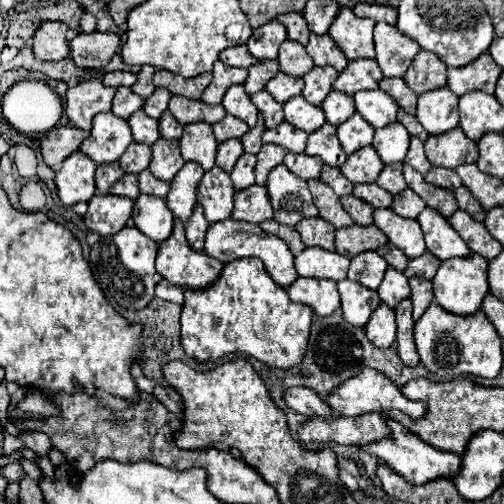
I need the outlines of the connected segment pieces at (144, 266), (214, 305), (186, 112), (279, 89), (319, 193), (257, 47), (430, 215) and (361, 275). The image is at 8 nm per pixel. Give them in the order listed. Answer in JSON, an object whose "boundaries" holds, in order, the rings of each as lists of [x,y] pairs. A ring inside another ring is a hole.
{"boundaries":[[[[124,227],[112,237],[102,237],[90,251],[90,265],[104,293],[124,309],[144,309],[154,299],[154,259],[158,243],[146,237],[136,227]]],[[[236,259],[222,269],[216,285],[208,289],[184,289],[182,347],[198,359],[216,363],[230,353],[246,353],[270,367],[290,369],[304,359],[312,309],[292,303],[286,289],[276,285],[260,259]]],[[[172,97],[168,109],[182,125],[198,123],[198,121],[206,121],[206,123],[214,125],[220,119],[224,119],[224,115],[226,115],[226,109],[222,105],[208,105],[208,103],[192,101],[192,99],[184,99],[184,97]]],[[[278,73],[274,79],[268,81],[266,85],[266,91],[278,99],[278,103],[286,103],[288,99],[300,95],[304,89],[304,81],[298,79],[298,77],[290,77],[286,73]]],[[[316,179],[316,181],[308,181],[308,187],[310,187],[310,193],[312,193],[314,205],[318,207],[318,213],[320,213],[320,217],[324,221],[332,223],[336,229],[348,227],[348,225],[354,223],[350,219],[350,215],[344,211],[344,207],[340,205],[338,195],[332,193],[326,183],[322,183],[320,179]]],[[[272,21],[266,23],[258,29],[254,29],[248,45],[248,51],[256,57],[256,59],[276,59],[278,57],[278,47],[280,43],[286,39],[286,27],[280,21]]],[[[426,207],[418,215],[418,223],[420,223],[422,231],[424,231],[426,249],[434,257],[438,257],[440,261],[446,261],[446,259],[452,259],[452,257],[466,257],[466,255],[470,255],[470,249],[462,241],[462,237],[434,209]]],[[[364,251],[352,259],[348,279],[358,281],[368,289],[378,289],[386,269],[388,269],[386,261],[376,251]]]]}

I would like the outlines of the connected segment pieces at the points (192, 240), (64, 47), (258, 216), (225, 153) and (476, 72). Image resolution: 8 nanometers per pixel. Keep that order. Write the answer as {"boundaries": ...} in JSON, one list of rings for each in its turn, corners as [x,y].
{"boundaries":[[[[196,205],[194,211],[192,211],[192,217],[190,217],[188,221],[184,221],[186,239],[188,239],[188,245],[190,245],[194,251],[202,251],[202,249],[204,249],[206,229],[208,229],[208,221],[204,219],[202,207]]],[[[44,21],[34,37],[32,37],[32,51],[42,61],[60,61],[68,57],[68,39],[66,39],[68,25],[60,21]]],[[[252,185],[244,191],[236,191],[232,219],[260,225],[266,219],[272,219],[272,205],[268,191],[262,185]]],[[[228,139],[218,145],[218,155],[216,155],[216,165],[222,167],[226,173],[230,173],[238,161],[238,157],[244,153],[240,139]]],[[[484,53],[480,59],[476,59],[476,63],[468,63],[468,67],[448,69],[448,87],[458,97],[468,91],[494,93],[494,85],[500,73],[502,69],[494,63],[490,53]]]]}

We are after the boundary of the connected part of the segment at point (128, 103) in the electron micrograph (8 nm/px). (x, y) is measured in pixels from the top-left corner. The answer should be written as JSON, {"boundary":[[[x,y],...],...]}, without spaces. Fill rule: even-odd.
{"boundary":[[[118,87],[116,95],[114,95],[114,105],[112,105],[112,113],[122,117],[122,119],[128,119],[132,113],[136,113],[138,109],[142,109],[144,105],[144,99],[136,93],[130,91],[130,87]]]}

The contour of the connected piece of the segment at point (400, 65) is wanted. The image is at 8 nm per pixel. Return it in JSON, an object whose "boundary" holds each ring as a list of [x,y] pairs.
{"boundary":[[[376,23],[374,29],[376,43],[376,61],[384,73],[384,77],[404,77],[412,59],[420,51],[410,37],[402,35],[396,27],[388,23]]]}

